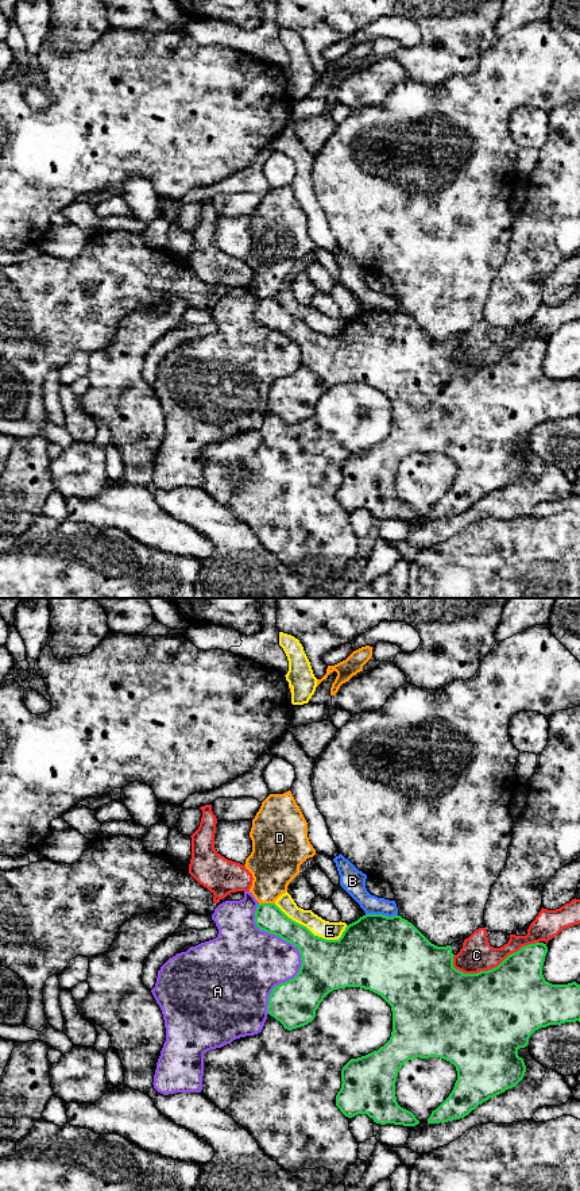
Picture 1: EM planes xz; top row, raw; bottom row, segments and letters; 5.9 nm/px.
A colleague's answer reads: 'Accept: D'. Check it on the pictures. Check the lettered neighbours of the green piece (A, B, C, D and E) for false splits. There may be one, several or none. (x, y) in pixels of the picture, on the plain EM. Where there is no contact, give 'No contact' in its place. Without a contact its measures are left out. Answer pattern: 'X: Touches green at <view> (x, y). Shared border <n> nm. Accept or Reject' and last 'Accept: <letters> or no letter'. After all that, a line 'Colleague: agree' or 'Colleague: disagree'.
A: Touches green at xz (300, 347). Shared border 650 nm. Reject
B: Touches green at xz (382, 309). Shared border 190 nm. Reject
C: Touches green at xz (495, 362). Shared border 550 nm. Reject
D: Touches green at xz (267, 299). Shared border 100 nm. Reject
E: Touches green at xz (310, 327). Shared border 460 nm. Reject
Accept: no letter
Colleague: disagree

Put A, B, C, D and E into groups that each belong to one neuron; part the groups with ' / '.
A / B / C / D / E

